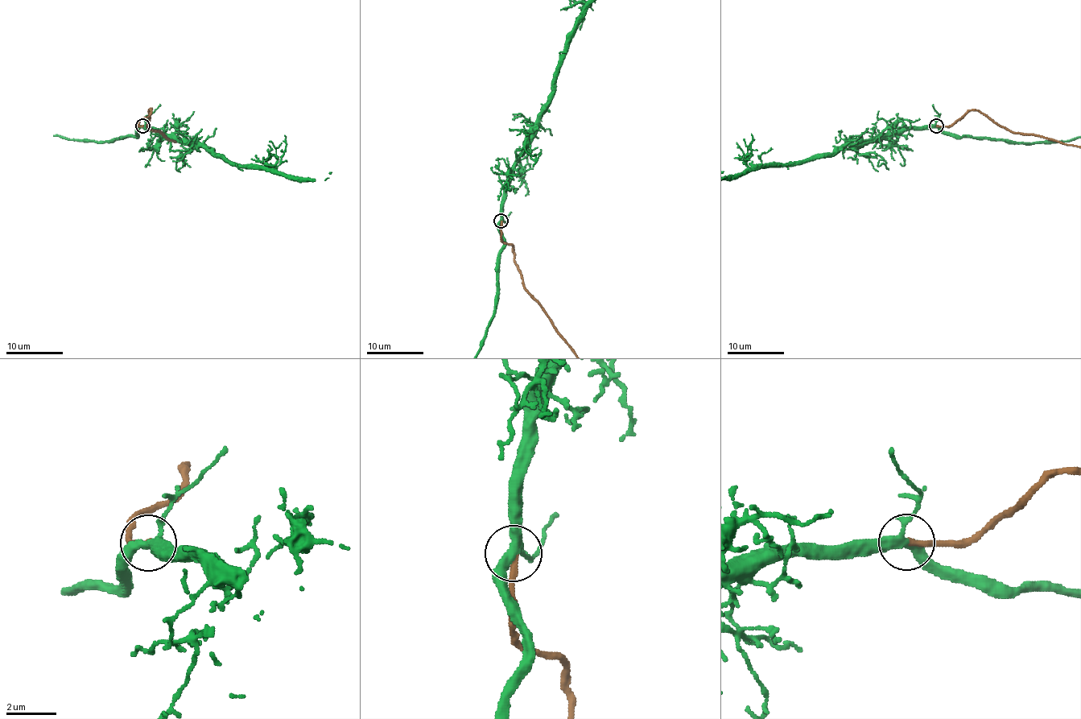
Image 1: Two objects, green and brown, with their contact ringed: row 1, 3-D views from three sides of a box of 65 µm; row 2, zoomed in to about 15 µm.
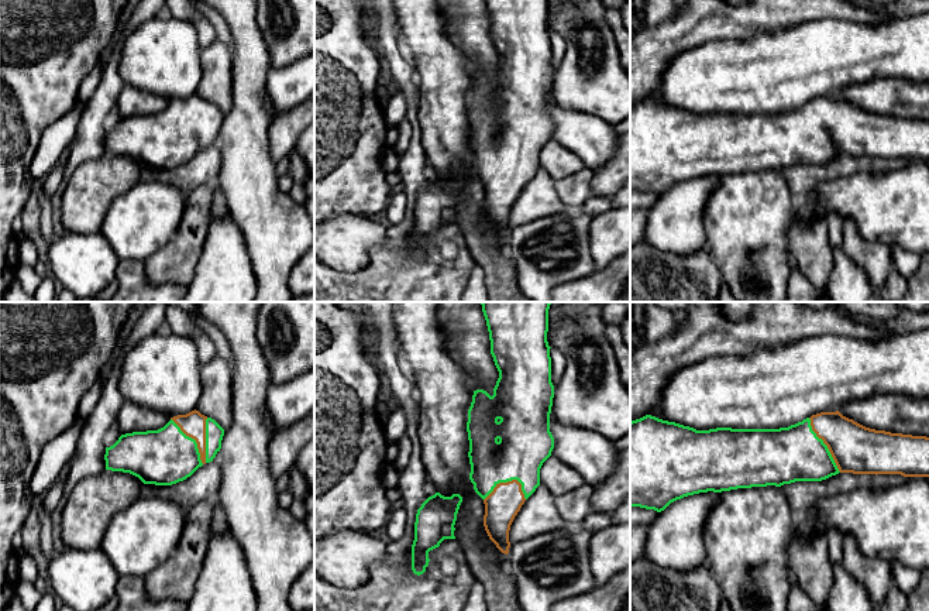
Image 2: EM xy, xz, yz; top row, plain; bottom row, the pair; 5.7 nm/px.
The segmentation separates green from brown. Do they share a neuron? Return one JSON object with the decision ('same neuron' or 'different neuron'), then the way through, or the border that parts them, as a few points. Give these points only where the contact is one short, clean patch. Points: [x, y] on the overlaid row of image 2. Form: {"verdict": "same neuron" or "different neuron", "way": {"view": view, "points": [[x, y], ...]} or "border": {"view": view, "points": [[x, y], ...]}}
{"verdict": "same neuron"}

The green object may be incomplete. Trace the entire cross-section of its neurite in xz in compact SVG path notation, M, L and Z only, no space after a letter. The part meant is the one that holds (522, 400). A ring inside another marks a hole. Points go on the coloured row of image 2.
M481 302L481 305L499 378L492 397L484 389L474 391L468 409L469 480L475 492L484 500L484 526L489 539L507 555L510 525L524 501L540 485L540 468L554 449L550 432L554 385L551 347L547 341L551 302Z

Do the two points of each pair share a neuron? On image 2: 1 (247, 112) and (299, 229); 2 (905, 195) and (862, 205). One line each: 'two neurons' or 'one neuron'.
1: one neuron
2: one neuron

